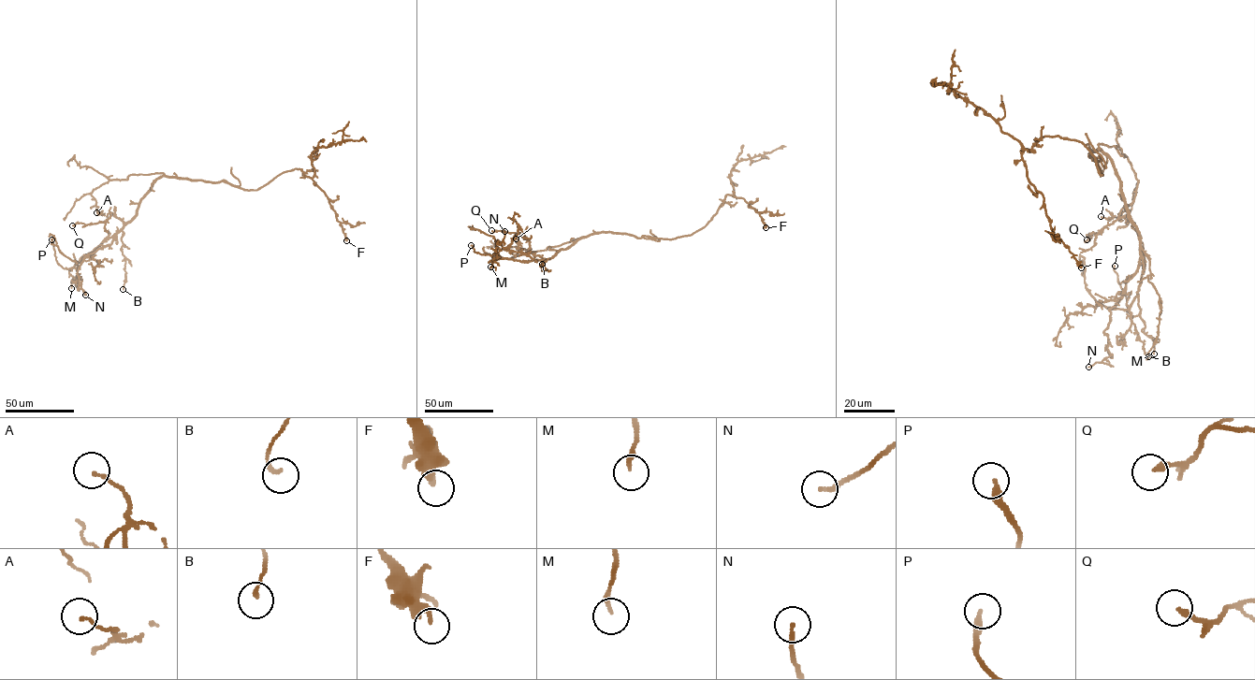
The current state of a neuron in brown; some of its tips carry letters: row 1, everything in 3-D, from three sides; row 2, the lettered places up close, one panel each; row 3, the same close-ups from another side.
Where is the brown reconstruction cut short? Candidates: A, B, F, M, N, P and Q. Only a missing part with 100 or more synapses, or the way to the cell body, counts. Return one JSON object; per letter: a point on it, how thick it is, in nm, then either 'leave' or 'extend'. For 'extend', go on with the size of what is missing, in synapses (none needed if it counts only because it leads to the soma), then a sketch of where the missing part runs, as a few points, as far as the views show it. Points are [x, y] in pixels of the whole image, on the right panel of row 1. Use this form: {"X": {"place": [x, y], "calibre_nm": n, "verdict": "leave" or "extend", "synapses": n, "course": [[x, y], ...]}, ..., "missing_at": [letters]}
{"A": {"place": [1101, 216], "calibre_nm": 120, "verdict": "leave"}, "B": {"place": [1148, 356], "calibre_nm": 160, "verdict": "leave"}, "F": {"place": [1081, 267], "calibre_nm": 260, "verdict": "leave"}, "M": {"place": [1154, 354], "calibre_nm": 170, "verdict": "leave"}, "N": {"place": [1088, 367], "calibre_nm": 170, "verdict": "leave"}, "P": {"place": [1115, 266], "calibre_nm": 280, "verdict": "leave"}, "Q": {"place": [1087, 239], "calibre_nm": 240, "verdict": "leave"}, "missing_at": []}

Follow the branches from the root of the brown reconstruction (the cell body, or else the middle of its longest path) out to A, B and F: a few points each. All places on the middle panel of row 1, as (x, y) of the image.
A: (629, 234), (591, 234), (510, 258), (518, 253), (516, 238)
B: (629, 234), (591, 234), (561, 249), (551, 257), (542, 259), (540, 266), (544, 271), (542, 264)
F: (629, 234), (664, 238), (691, 235), (710, 220), (727, 195), (742, 198), (760, 212), (766, 227)

